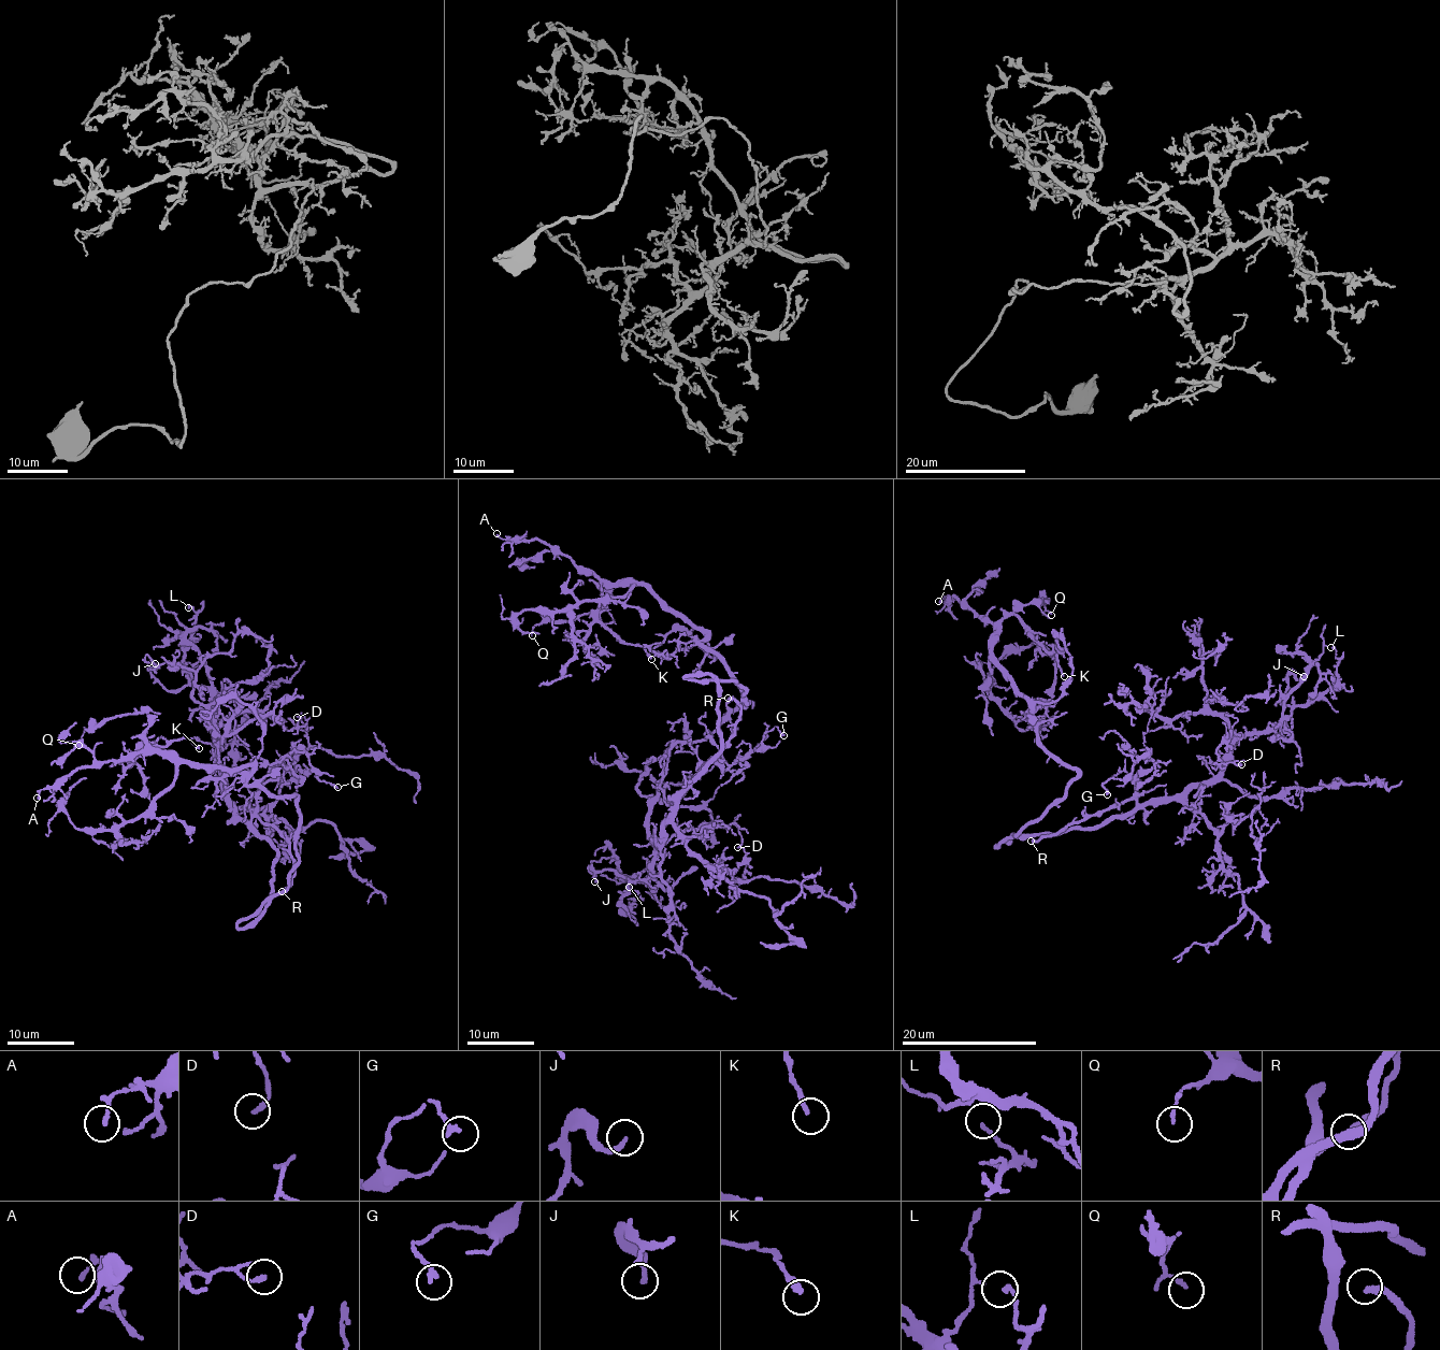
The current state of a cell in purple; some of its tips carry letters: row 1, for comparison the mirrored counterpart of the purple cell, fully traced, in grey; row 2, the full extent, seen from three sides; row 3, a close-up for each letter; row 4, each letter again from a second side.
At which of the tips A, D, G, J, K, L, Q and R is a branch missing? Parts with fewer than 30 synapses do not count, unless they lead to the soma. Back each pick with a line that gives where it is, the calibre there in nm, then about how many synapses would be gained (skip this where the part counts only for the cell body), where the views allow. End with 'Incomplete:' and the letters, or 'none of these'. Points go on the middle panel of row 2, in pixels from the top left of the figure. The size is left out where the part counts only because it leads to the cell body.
R: Place: (728, 698). Thickness 200 nm
Incomplete: R

